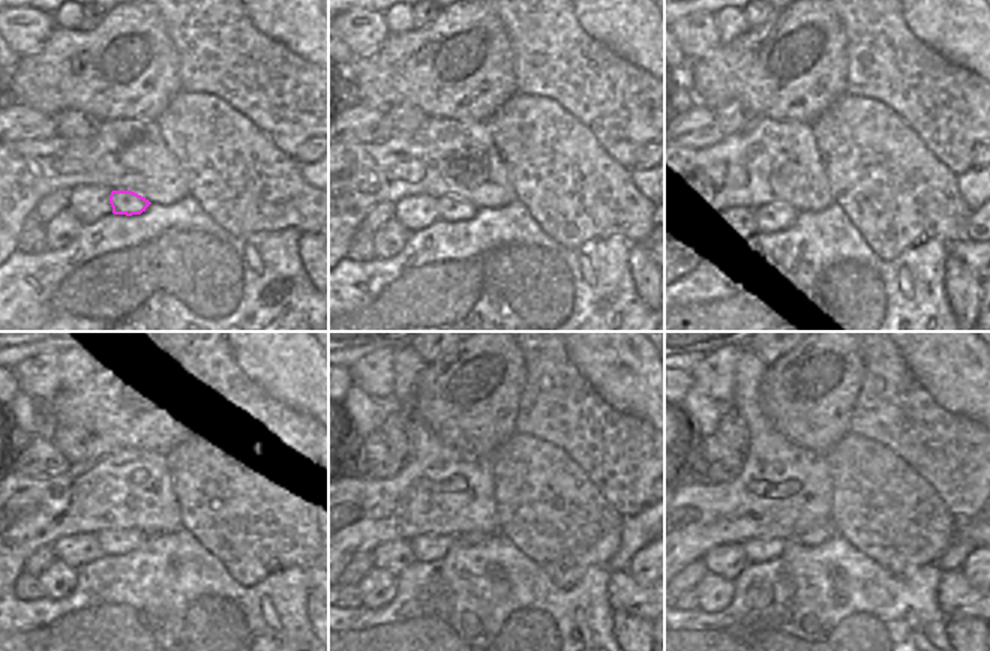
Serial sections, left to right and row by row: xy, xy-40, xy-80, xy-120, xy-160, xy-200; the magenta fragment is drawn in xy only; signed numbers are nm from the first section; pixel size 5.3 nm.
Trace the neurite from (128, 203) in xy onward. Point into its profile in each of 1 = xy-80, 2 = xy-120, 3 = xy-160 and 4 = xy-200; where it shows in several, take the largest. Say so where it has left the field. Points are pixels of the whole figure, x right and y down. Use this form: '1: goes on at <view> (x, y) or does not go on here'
1: goes on at xy-80 (785, 213)
2: goes on at xy-120 (113, 543)
3: goes on at xy-160 (425, 548)
4: goes on at xy-200 (756, 549)

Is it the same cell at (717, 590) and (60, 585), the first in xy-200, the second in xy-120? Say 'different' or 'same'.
same

